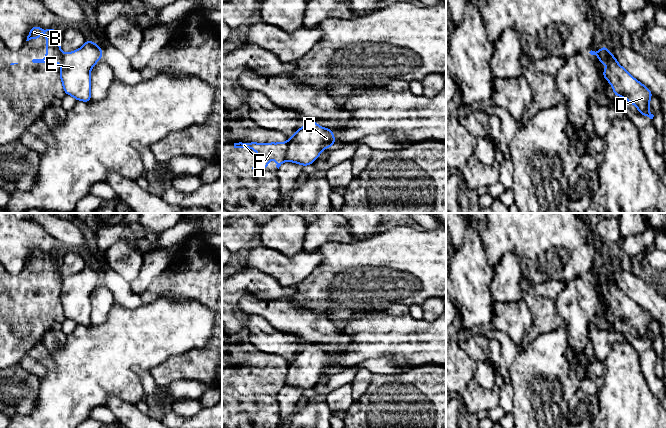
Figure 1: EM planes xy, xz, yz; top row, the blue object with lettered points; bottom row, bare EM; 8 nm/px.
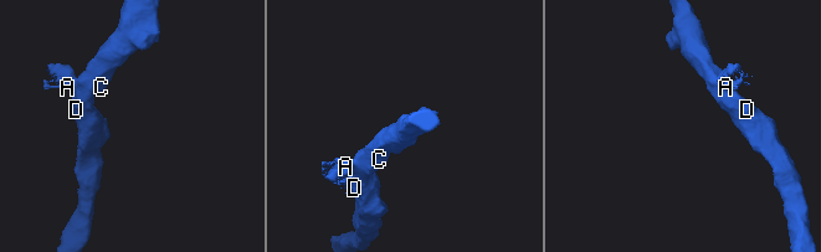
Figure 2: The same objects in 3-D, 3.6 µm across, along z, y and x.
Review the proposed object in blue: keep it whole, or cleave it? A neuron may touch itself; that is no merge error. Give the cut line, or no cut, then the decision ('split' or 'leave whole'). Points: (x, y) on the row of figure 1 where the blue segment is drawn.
cut in xz along (287, 142), (284, 160); split

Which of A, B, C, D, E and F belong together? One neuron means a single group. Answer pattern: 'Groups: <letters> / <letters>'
Groups: A B F / C D E

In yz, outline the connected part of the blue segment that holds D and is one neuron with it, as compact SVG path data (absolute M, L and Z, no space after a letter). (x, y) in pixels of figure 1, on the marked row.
M611 59L603 70L603 77L613 88L614 96L620 96L632 103L641 115L653 119L650 113L650 98L653 96L648 87L632 77L615 59Z

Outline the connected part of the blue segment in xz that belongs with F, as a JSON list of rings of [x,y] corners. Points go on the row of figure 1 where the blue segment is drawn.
[[[287,142],[280,143],[234,143],[234,148],[251,148],[257,154],[259,154],[259,160],[257,164],[252,167],[252,169],[266,169],[269,165],[269,159],[273,158],[277,165],[276,167],[279,169],[281,164],[285,161],[285,155],[287,151]]]

